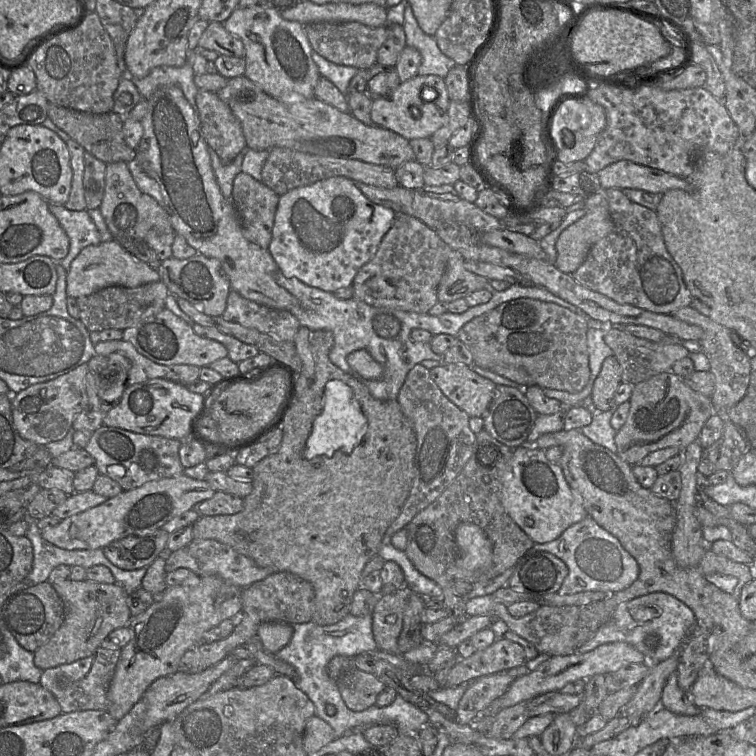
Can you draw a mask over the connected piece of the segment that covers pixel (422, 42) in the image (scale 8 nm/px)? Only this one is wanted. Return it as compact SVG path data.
M408 3L404 10L402 26L407 46L417 49L421 55L417 76L436 75L445 78L456 63L442 53L434 36L429 36L421 30Z

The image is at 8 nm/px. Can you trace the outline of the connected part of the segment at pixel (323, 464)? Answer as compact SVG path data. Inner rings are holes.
M310 330L309 342L312 346L312 353L315 361L316 377L312 384L309 386L309 380L303 373L299 376L298 382L296 382L296 395L293 403L287 412L284 421L281 426L282 430L282 442L273 454L265 457L259 461L253 469L253 490L252 492L243 498L244 508L242 511L233 515L216 515L216 516L200 516L198 520L192 525L192 532L194 539L212 539L223 544L232 547L237 552L249 557L258 566L264 568L271 568L275 572L288 572L298 576L299 578L308 581L312 584L315 591L315 604L314 604L314 617L313 622L318 625L326 626L332 625L341 621L345 616L350 614L351 604L355 592L361 586L362 572L367 562L374 556L379 554L384 536L387 529L399 516L412 487L414 479L414 462L417 447L416 434L411 422L407 419L401 410L400 405L396 400L379 400L371 395L365 385L359 382L354 377L346 374L341 369L336 367L329 359L329 352L333 346L334 339L330 331L327 330ZM331 380L339 380L348 386L354 393L355 399L361 406L361 410L368 421L368 429L363 437L361 443L350 453L336 452L333 455L323 455L314 457L311 460L307 460L303 457L303 451L306 442L311 434L312 426L315 418L321 413L324 403L324 390L327 382Z

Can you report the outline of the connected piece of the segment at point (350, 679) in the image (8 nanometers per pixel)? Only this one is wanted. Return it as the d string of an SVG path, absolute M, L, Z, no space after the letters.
M354 669L338 681L338 688L346 706L352 711L363 711L376 704L386 685L376 676Z

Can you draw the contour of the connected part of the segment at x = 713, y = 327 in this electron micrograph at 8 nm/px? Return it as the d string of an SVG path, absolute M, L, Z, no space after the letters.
M692 306L680 308L671 315L686 323L697 325L703 330L701 348L709 359L710 372L715 378L711 400L717 414L725 419L725 411L736 405L747 392L751 372L751 352L746 349L746 344L736 332L714 322Z

